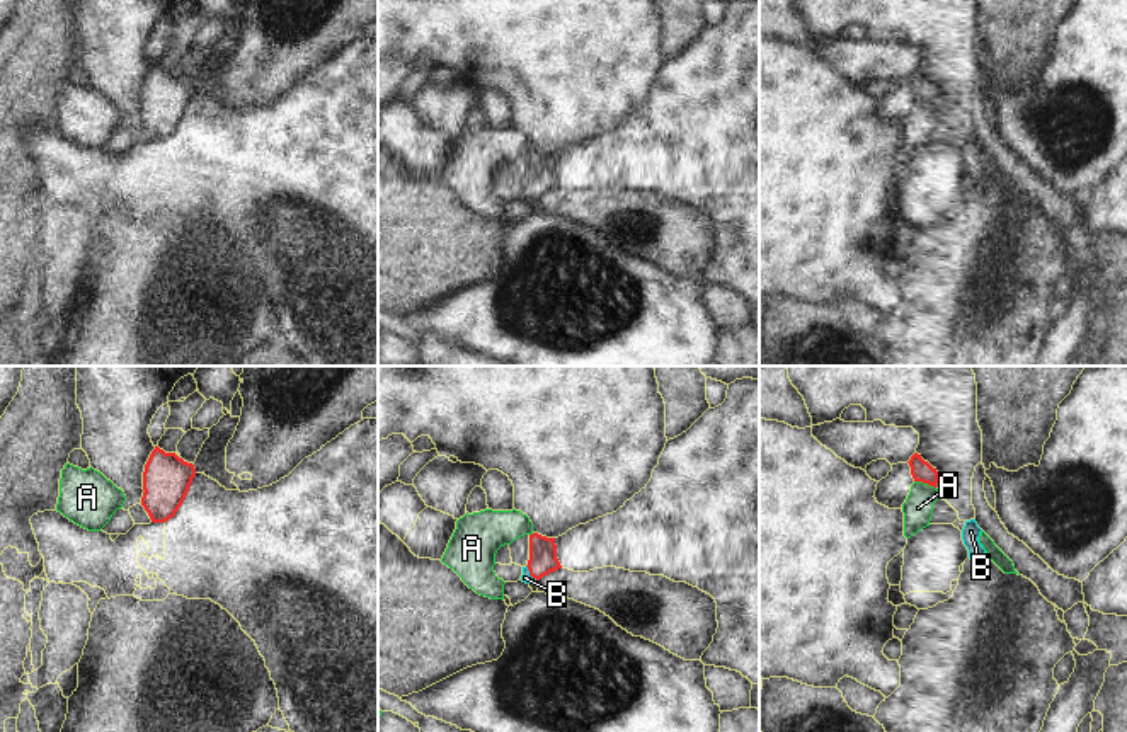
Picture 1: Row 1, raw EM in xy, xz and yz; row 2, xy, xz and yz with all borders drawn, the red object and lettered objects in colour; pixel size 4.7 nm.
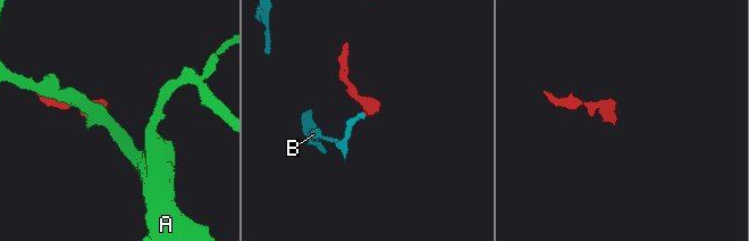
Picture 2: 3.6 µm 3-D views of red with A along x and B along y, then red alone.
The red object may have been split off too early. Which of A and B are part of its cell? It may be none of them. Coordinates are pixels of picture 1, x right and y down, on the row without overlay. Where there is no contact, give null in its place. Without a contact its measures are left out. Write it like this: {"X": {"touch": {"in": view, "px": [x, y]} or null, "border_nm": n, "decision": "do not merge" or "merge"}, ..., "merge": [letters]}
{"A": {"touch": {"in": "yz", "px": [925, 101]}, "border_nm": 110, "decision": "do not merge"}, "B": {"touch": {"in": "xz", "px": [530, 193]}, "border_nm": 90, "decision": "merge"}, "merge": ["B"]}

